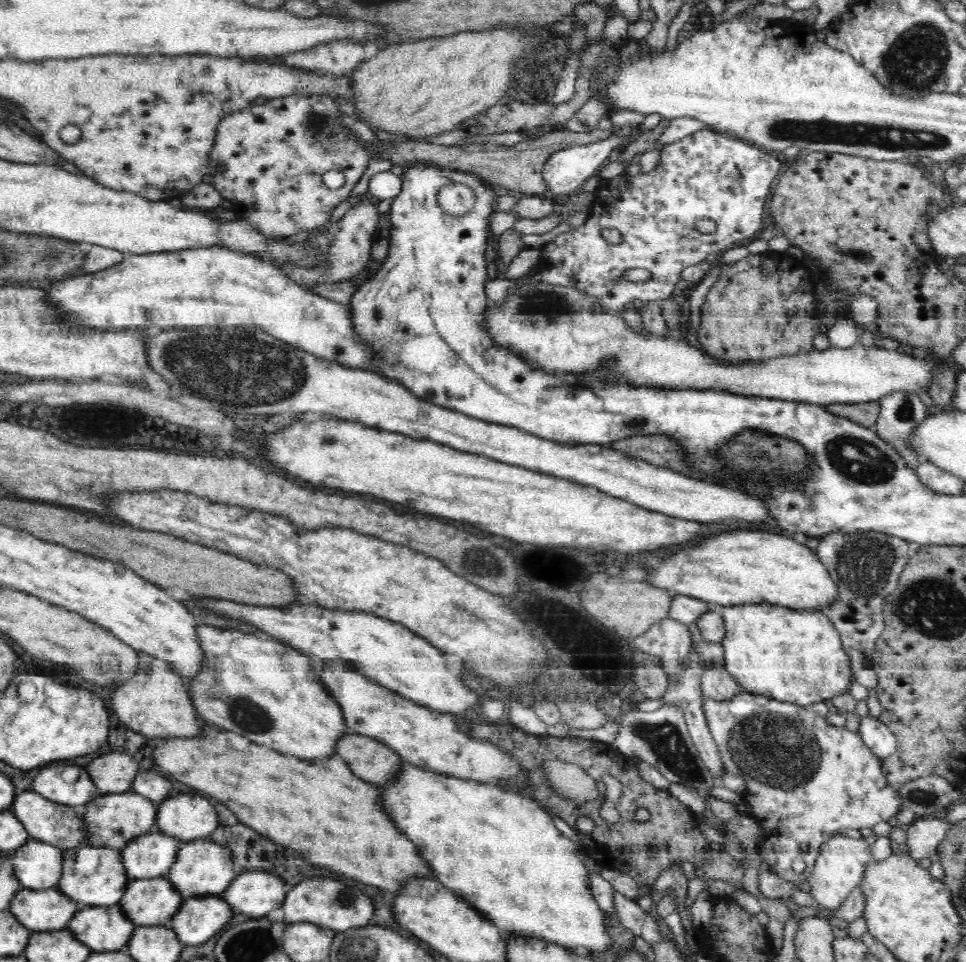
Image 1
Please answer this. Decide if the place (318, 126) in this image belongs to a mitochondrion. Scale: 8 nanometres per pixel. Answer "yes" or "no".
yes

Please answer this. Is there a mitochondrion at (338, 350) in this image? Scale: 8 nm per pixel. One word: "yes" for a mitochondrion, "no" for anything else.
yes

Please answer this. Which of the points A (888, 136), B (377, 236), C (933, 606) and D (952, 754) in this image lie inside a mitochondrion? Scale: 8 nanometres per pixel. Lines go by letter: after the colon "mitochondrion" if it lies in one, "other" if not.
A: mitochondrion
B: other
C: mitochondrion
D: other

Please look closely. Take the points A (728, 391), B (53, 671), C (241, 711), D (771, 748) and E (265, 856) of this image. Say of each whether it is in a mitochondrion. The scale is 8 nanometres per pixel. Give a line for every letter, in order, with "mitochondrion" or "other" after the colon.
A: other
B: other
C: mitochondrion
D: mitochondrion
E: other

